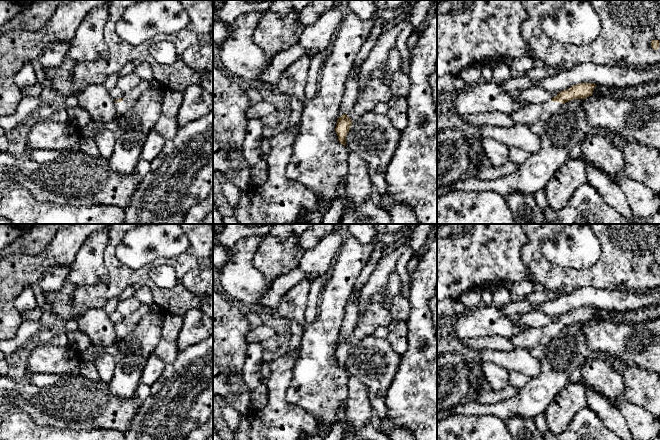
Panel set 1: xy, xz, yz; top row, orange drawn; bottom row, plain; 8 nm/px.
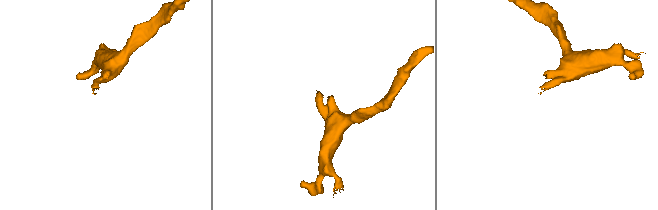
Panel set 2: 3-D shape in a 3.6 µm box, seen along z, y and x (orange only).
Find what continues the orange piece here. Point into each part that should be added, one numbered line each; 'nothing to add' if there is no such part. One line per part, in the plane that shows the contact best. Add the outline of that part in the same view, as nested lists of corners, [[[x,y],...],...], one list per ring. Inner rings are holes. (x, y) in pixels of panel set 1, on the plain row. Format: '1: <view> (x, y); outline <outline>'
1: yz (532, 337); outline [[[551,323],[544,327],[529,328],[518,333],[511,339],[513,345],[515,348],[525,350],[539,345],[547,345],[551,339],[558,335],[562,330],[562,327],[553,326]]]

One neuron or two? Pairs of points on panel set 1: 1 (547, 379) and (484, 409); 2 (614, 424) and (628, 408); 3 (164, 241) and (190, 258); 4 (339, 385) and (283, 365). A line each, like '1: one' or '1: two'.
1: one
2: two
3: two
4: two

